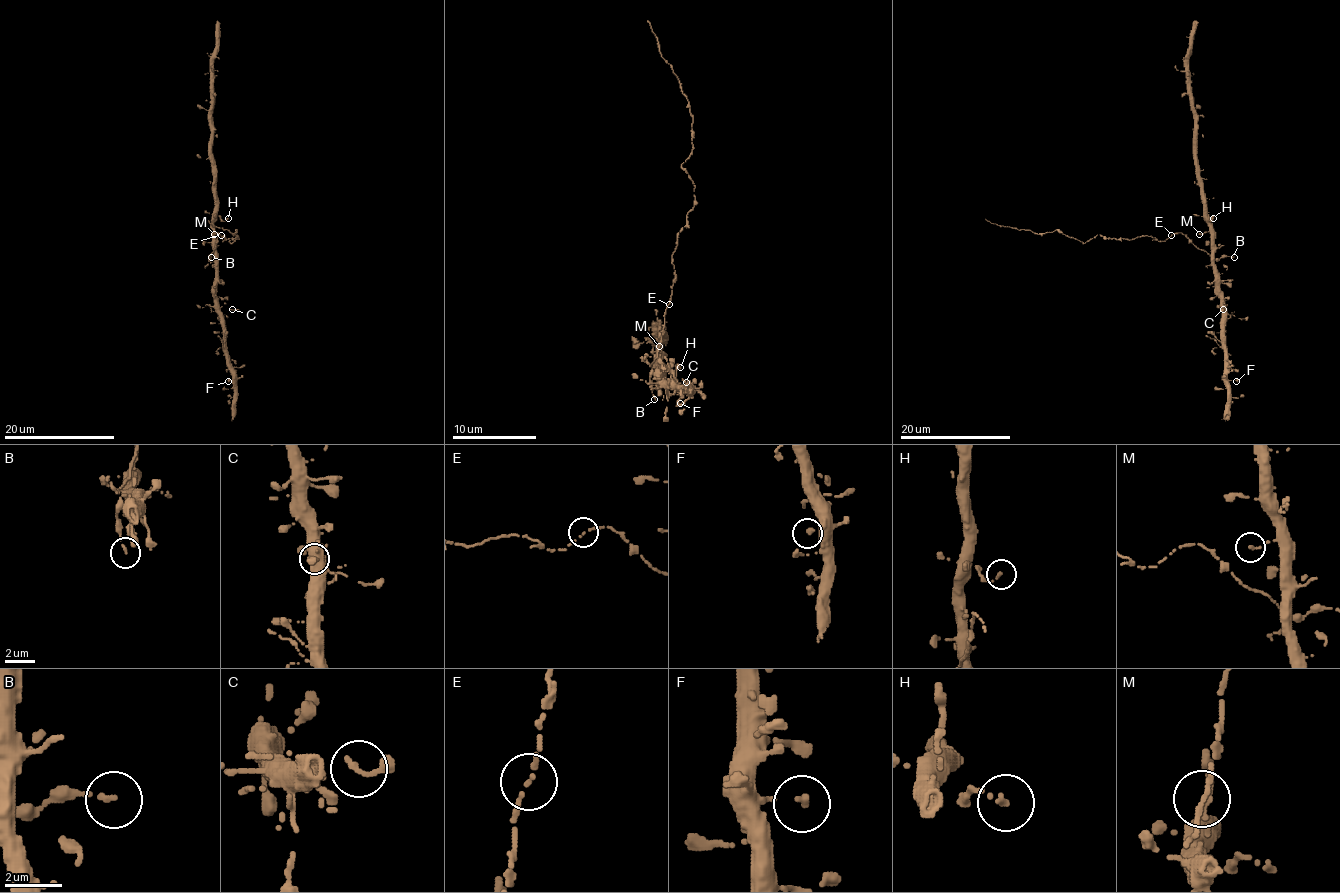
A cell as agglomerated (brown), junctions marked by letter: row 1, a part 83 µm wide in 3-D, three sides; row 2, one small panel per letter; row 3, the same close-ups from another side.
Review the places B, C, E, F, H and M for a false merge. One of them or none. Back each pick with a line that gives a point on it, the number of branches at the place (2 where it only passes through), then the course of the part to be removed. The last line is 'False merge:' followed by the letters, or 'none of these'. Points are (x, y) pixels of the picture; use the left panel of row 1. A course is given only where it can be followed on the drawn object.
False merge: none of these

